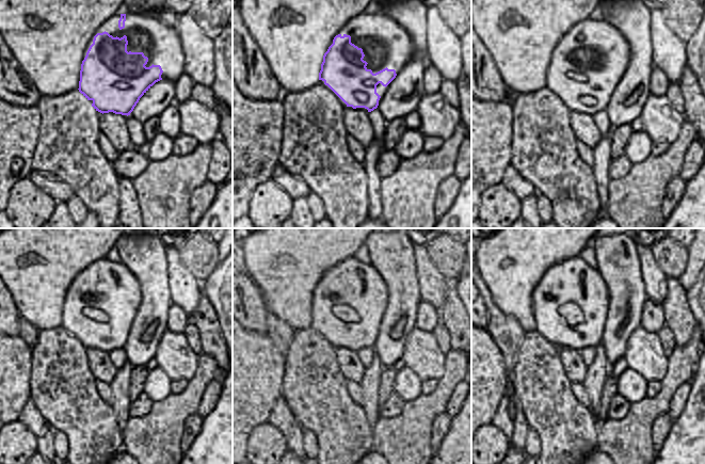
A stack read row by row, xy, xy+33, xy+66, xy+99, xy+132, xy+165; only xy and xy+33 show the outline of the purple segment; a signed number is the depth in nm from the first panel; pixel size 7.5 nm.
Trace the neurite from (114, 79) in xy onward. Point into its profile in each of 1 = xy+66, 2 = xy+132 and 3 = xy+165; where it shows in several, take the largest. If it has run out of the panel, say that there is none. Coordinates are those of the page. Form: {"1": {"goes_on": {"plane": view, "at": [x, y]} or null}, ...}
{"1": {"goes_on": {"plane": "xy+66", "at": [607, 91]}}, "2": {"goes_on": {"plane": "xy+132", "at": [334, 302]}}, "3": {"goes_on": {"plane": "xy+165", "at": [571, 305]}}}

